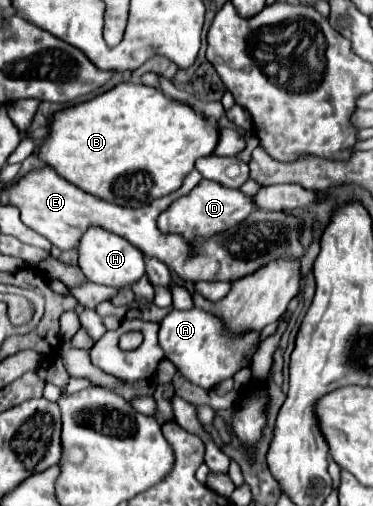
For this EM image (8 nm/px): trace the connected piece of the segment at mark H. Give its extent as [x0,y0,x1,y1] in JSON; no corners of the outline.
[78,228,144,288]

